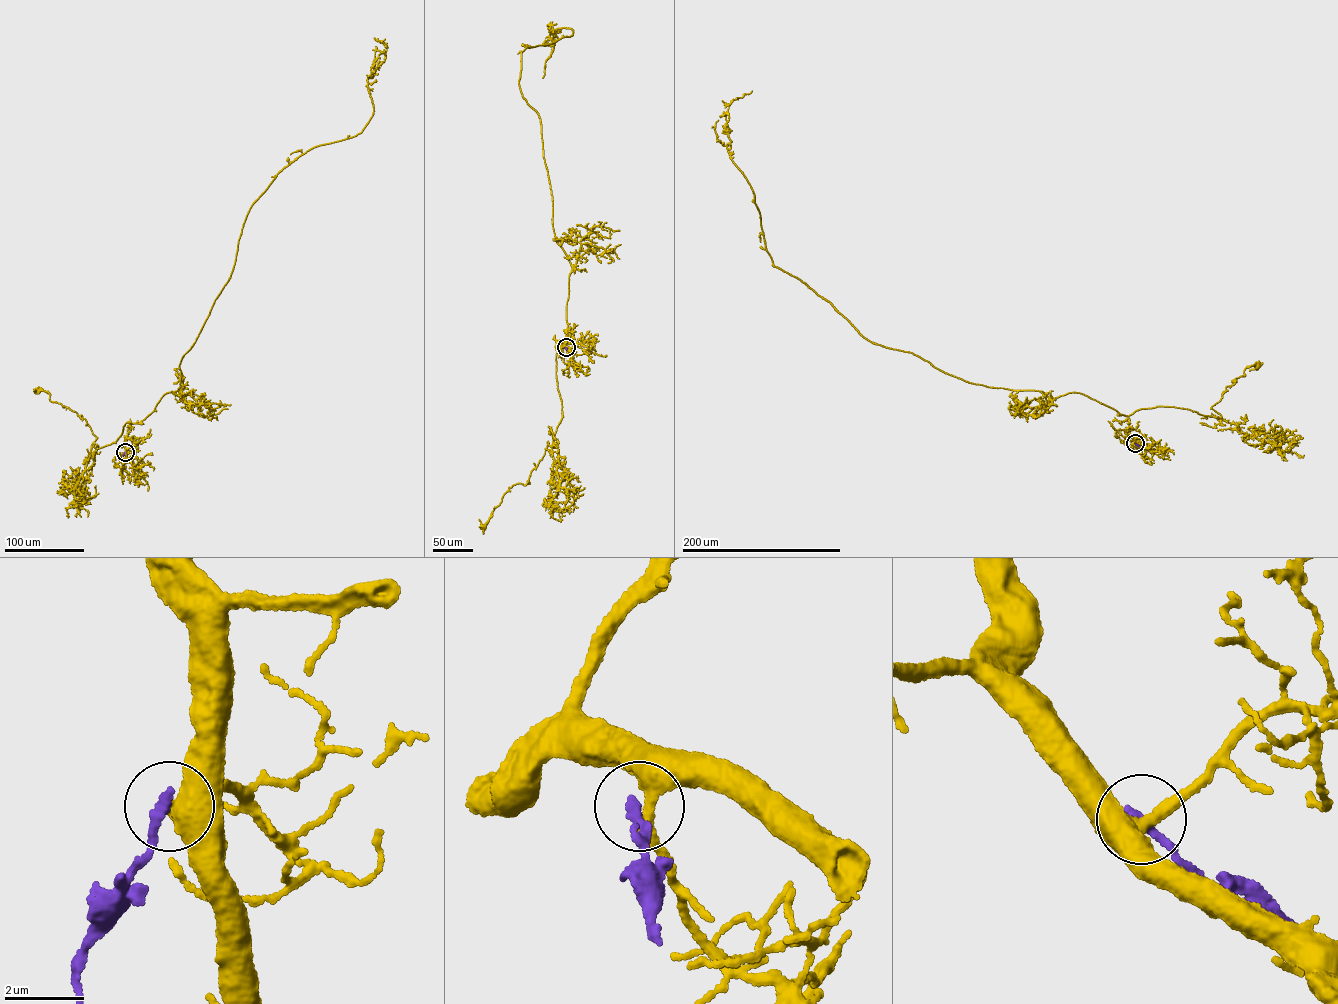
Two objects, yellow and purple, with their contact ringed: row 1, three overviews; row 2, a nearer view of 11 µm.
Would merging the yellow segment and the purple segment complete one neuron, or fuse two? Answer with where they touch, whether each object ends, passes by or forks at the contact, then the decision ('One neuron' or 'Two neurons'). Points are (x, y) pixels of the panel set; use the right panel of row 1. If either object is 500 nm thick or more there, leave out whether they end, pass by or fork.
Place: (1135, 443). At the ring yellow passes by. At the ring purple ends. Two neurons

